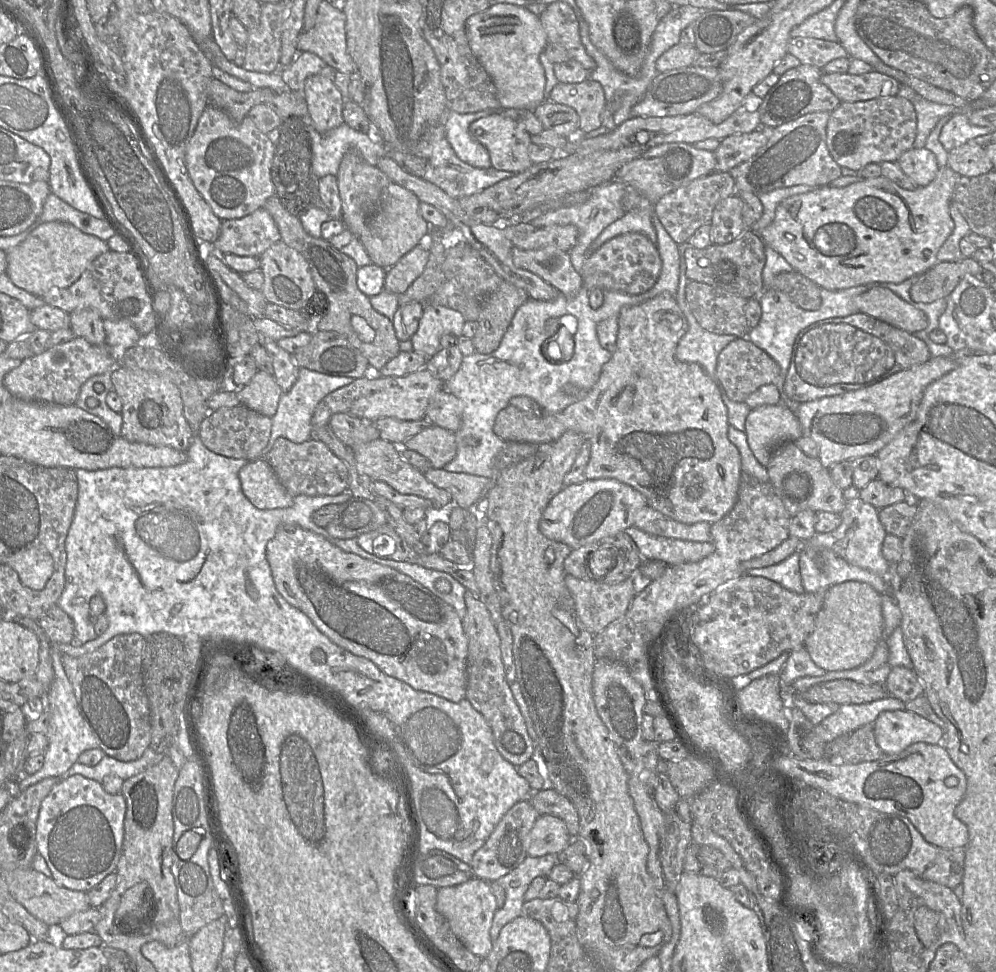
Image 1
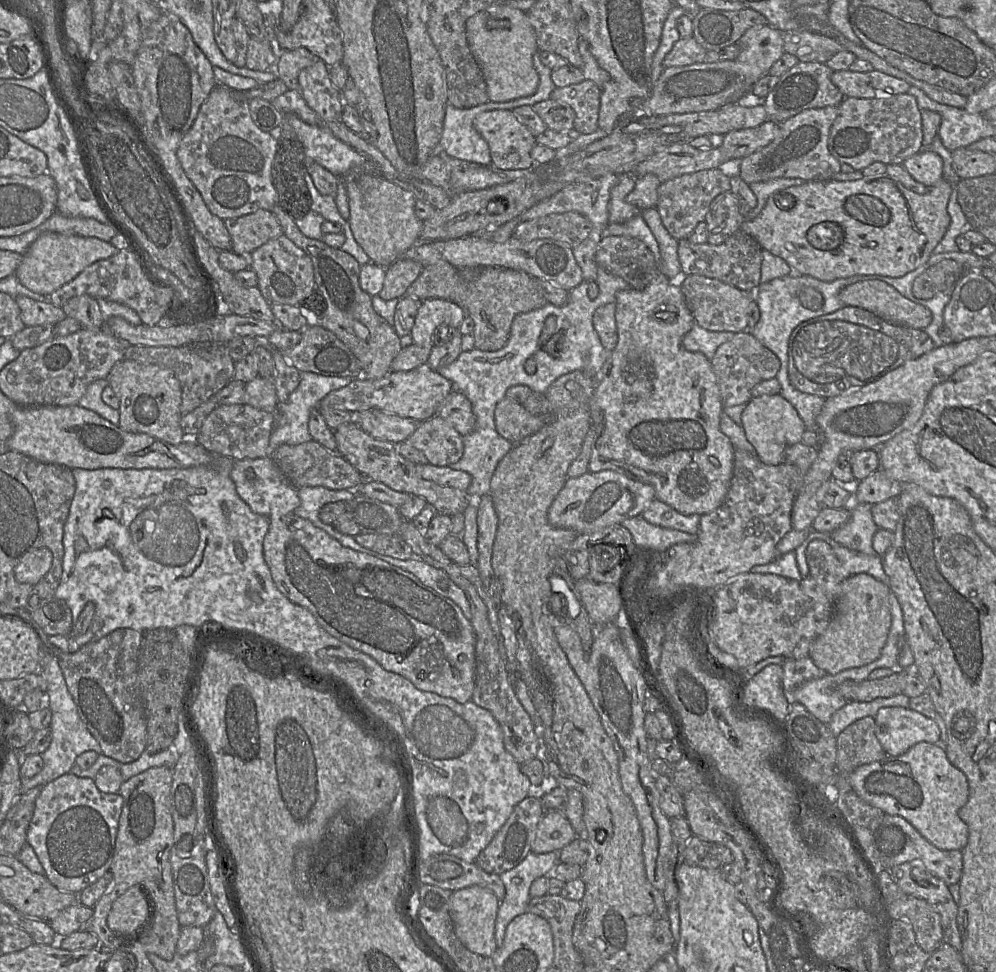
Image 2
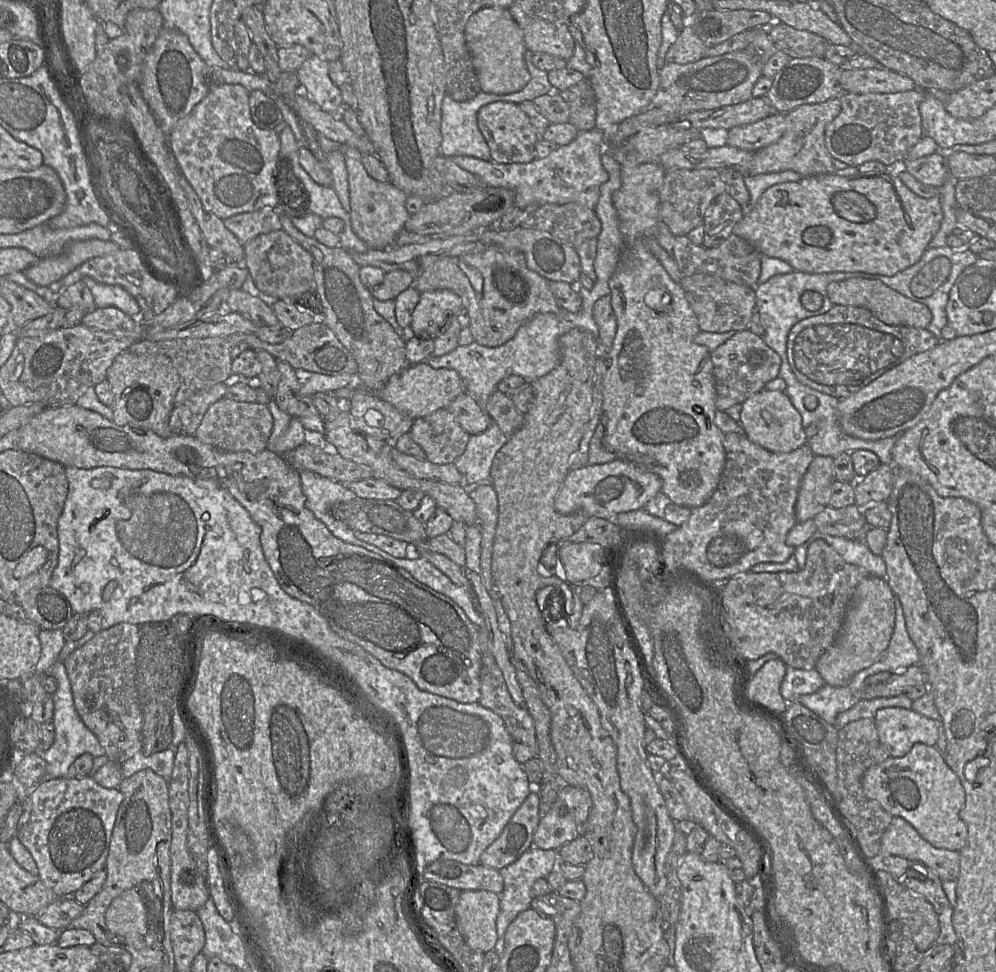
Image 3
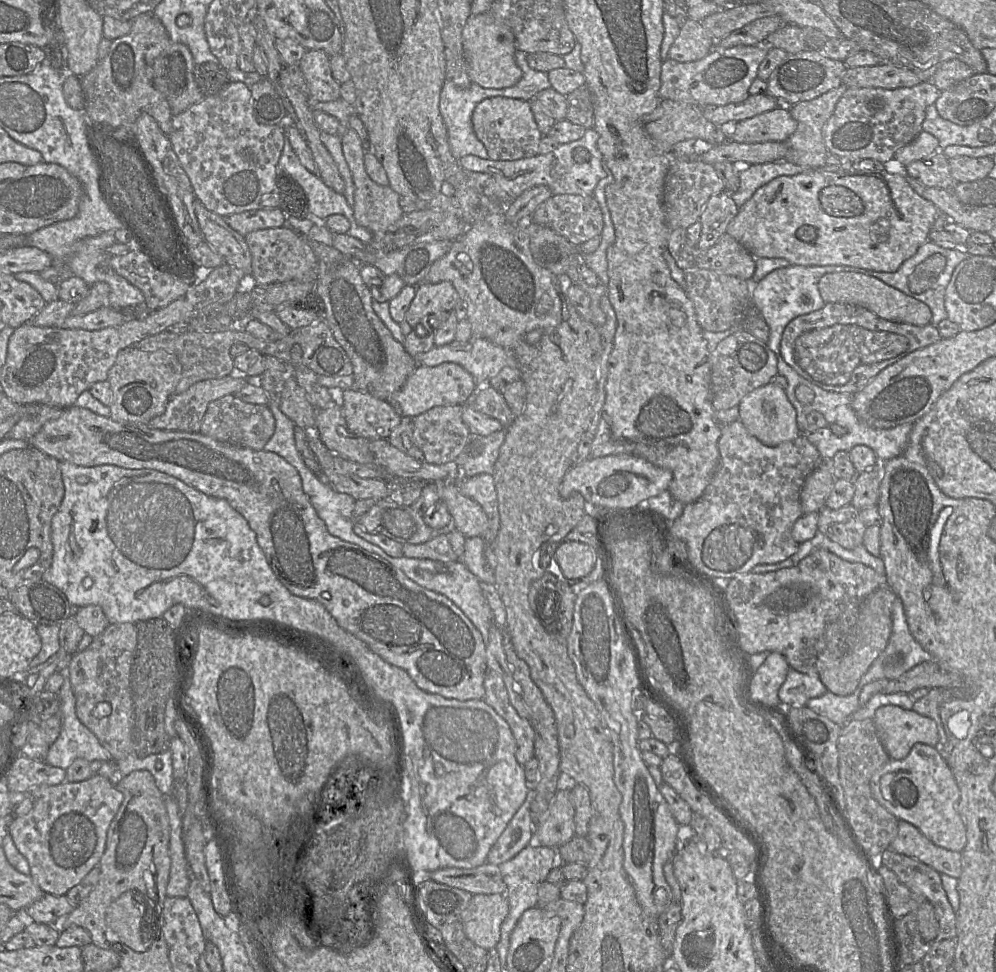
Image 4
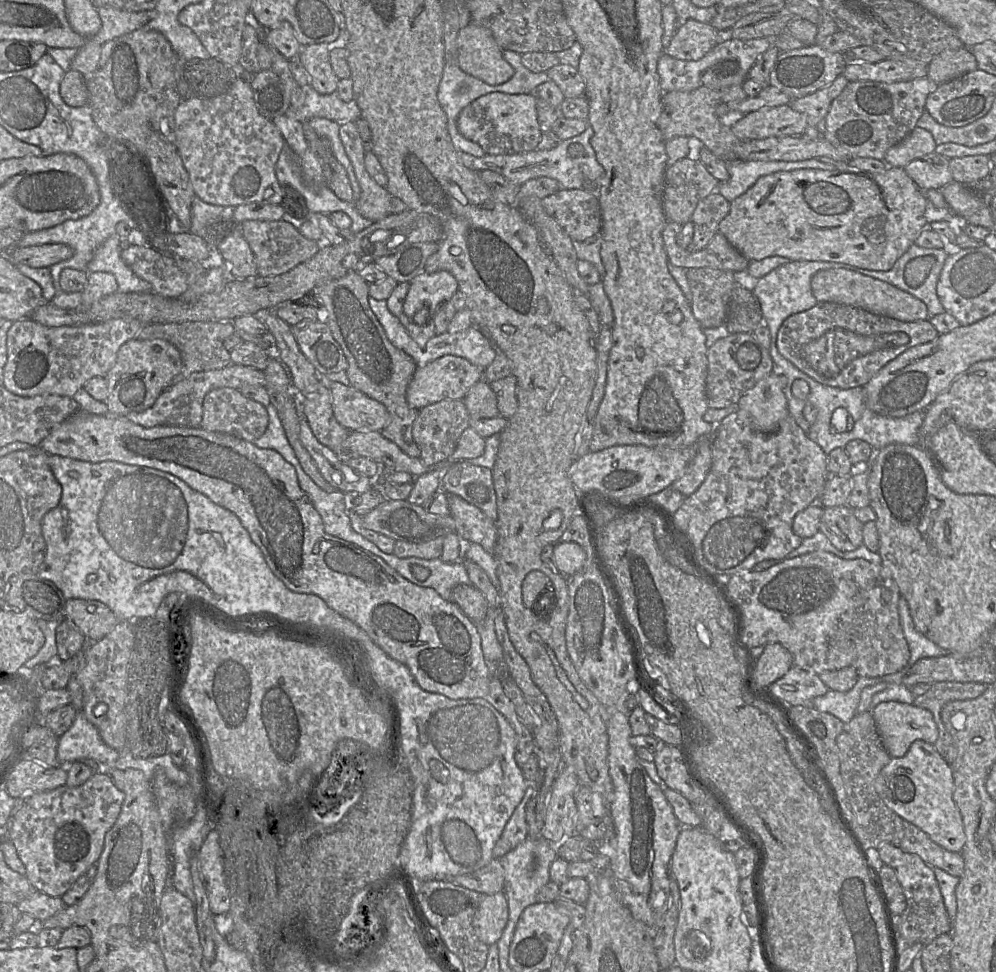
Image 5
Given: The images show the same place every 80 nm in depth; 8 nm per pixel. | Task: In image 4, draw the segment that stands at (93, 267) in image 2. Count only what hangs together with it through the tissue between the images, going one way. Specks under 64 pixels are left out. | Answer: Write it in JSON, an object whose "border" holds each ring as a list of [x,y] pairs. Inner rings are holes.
{"border":[[[138,249],[123,255],[109,255],[108,266],[143,293],[144,305],[149,311],[166,307],[183,296],[193,283],[193,280],[156,270]]]}

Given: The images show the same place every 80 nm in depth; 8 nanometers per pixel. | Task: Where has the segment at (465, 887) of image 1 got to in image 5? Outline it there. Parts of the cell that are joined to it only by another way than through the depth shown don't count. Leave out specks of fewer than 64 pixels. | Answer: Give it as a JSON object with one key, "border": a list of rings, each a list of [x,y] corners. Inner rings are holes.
{"border":[[[504,892],[483,896],[473,918],[473,929],[480,941],[490,946],[497,943],[509,918],[508,901]]]}

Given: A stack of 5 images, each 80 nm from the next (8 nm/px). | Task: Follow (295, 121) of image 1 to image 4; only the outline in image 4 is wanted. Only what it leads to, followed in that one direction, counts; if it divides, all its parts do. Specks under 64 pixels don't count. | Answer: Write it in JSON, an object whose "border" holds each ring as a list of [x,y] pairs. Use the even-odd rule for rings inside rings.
{"border":[[[276,169],[276,185],[279,190],[280,206],[286,217],[310,218],[308,197],[302,186],[290,175]]]}

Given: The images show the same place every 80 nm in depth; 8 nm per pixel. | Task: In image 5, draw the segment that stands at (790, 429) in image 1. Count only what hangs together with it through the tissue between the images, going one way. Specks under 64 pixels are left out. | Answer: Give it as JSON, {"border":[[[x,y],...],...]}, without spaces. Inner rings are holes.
{"border":[[[774,365],[774,371],[744,393],[737,403],[739,410],[747,412],[748,425],[762,433],[775,432],[780,422],[789,415],[787,400],[778,379],[778,375],[783,375],[783,372],[776,368]]]}

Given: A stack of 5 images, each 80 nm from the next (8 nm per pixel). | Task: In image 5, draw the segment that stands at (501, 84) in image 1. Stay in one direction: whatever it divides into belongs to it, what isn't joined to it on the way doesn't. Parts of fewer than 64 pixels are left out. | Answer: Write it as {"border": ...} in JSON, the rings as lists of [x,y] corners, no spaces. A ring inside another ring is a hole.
{"border":[[[473,23],[459,31],[457,63],[465,73],[491,86],[504,84],[514,75],[491,31]]]}

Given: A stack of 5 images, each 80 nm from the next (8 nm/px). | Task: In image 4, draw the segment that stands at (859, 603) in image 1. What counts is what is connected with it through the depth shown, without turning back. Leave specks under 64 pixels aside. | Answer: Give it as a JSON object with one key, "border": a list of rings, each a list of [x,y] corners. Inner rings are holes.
{"border":[[[886,586],[871,593],[861,604],[856,623],[856,644],[837,665],[819,673],[819,678],[827,690],[845,696],[856,689],[861,677],[888,644],[892,632],[892,608],[896,597],[897,595]]]}

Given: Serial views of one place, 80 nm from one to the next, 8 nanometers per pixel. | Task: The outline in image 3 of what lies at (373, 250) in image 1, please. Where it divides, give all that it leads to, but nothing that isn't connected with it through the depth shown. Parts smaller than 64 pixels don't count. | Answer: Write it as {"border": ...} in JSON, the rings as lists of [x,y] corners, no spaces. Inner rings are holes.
{"border":[[[344,147],[352,230],[371,249],[390,248],[394,246],[395,237],[410,217],[405,206],[408,195],[391,182],[374,180],[363,167],[362,156],[358,149]]]}

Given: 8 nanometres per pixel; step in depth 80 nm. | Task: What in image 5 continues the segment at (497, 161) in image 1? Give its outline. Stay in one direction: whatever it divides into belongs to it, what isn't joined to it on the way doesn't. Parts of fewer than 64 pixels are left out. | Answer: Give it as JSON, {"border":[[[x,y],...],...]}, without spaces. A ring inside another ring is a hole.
{"border":[[[490,93],[466,106],[458,116],[457,128],[466,139],[480,145],[489,155],[512,155],[537,150],[542,132],[533,94]]]}

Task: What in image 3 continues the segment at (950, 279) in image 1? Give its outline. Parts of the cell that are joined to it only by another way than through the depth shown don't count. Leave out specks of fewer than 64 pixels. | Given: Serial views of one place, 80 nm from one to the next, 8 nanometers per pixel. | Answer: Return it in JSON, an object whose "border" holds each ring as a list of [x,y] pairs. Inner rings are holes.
{"border":[[[937,257],[927,263],[911,280],[910,290],[919,298],[931,296],[951,272],[952,264],[946,257]]]}

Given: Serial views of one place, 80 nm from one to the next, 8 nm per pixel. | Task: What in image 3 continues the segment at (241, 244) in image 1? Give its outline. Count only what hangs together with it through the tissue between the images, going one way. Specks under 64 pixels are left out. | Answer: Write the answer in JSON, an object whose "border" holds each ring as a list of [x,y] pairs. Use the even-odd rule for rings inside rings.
{"border":[[[270,208],[236,214],[224,219],[224,225],[243,246],[260,234],[283,229],[280,211]]]}

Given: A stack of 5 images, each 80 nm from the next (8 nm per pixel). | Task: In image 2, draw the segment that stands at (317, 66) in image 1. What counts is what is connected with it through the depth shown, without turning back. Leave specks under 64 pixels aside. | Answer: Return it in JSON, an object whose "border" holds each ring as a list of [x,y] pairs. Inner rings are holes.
{"border":[[[297,48],[278,53],[274,72],[281,79],[288,90],[298,89],[298,76],[306,67],[320,60],[306,48]]]}

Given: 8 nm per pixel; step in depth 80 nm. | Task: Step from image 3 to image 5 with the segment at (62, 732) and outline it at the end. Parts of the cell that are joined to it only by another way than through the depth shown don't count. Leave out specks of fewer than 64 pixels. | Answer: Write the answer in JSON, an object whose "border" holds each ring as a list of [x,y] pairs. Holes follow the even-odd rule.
{"border":[[[71,675],[66,689],[71,693],[72,705],[77,713],[71,727],[58,739],[57,758],[60,766],[67,766],[79,759],[93,759],[104,765],[113,765],[119,758],[120,752],[104,743],[97,728],[90,723],[83,712],[83,689],[76,679],[76,675]]]}

